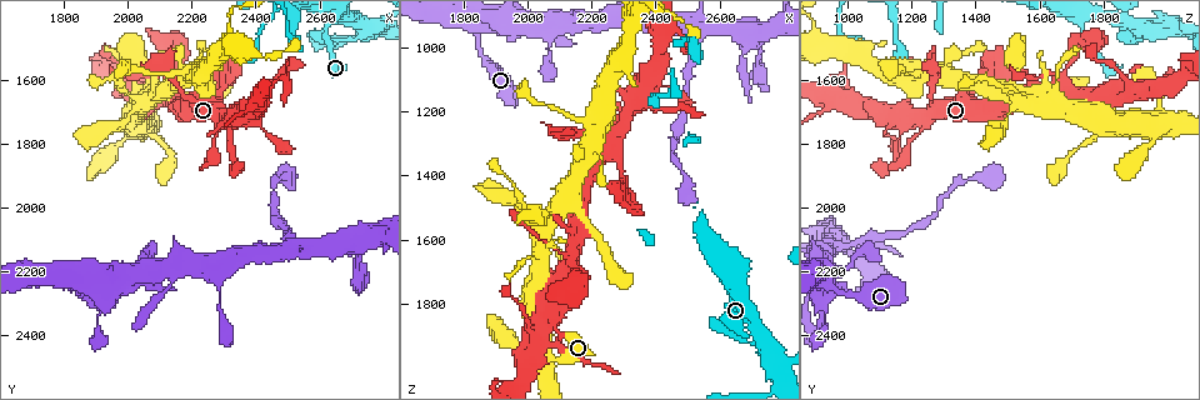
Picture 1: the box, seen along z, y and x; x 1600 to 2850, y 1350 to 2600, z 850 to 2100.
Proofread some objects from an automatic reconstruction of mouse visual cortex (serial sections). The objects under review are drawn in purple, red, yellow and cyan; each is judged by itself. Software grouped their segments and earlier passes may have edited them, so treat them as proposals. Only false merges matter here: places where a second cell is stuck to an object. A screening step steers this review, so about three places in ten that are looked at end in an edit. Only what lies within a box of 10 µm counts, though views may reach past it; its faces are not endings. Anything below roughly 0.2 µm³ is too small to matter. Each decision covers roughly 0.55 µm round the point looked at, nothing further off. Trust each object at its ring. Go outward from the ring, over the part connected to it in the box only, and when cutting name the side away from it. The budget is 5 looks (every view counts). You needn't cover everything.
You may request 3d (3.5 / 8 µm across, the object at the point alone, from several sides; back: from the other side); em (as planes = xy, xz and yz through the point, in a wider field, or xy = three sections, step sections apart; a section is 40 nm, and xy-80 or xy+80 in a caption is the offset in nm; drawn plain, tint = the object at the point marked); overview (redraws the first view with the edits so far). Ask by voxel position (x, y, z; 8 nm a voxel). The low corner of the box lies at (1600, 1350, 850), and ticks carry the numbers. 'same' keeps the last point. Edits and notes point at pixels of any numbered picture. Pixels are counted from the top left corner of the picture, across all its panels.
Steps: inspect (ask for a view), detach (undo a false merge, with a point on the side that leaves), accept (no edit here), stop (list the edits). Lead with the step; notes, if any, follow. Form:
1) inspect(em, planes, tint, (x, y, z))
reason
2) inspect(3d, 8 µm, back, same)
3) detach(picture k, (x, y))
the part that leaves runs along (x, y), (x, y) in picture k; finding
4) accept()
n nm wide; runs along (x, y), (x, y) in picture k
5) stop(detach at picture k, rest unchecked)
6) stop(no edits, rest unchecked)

inspect(3d, 8 µm, (2620, 1460, 1740))
sudden change in width

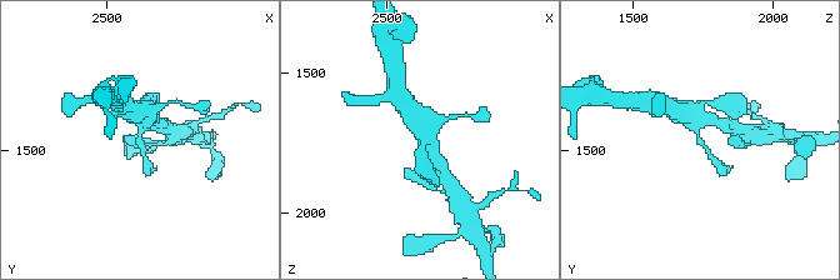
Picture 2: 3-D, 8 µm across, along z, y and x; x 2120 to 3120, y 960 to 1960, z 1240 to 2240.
inspect(em, xy, step 2, tint, same)

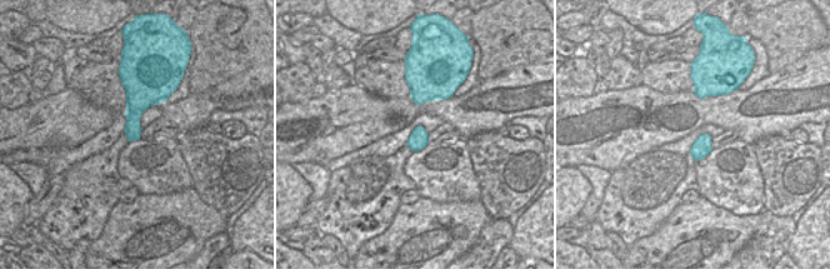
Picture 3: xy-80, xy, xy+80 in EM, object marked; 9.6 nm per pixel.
accept()
runs along (148, 165), (139, 133), (154, 121) in picture 2; one cell here

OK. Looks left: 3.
inspect(3d, 3.5 µm, (2530, 2110, 950))
sharp bend

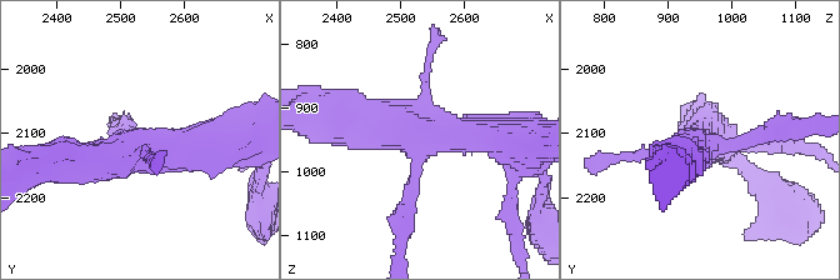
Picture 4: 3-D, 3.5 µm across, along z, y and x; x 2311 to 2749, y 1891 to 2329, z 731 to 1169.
inspect(em, planes, tint, (2525, 2125, 950))

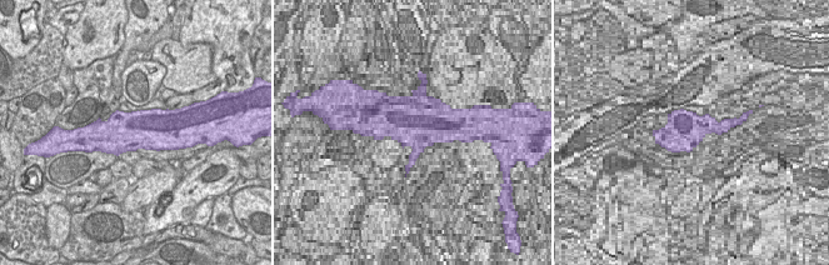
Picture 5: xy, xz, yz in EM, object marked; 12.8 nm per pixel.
detach(picture 4, (124, 124))
the part that leaves runs along (414, 166), (399, 260) in picture 4; two cells meet here

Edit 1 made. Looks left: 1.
stop(detach at picture 4, rest unchecked)

